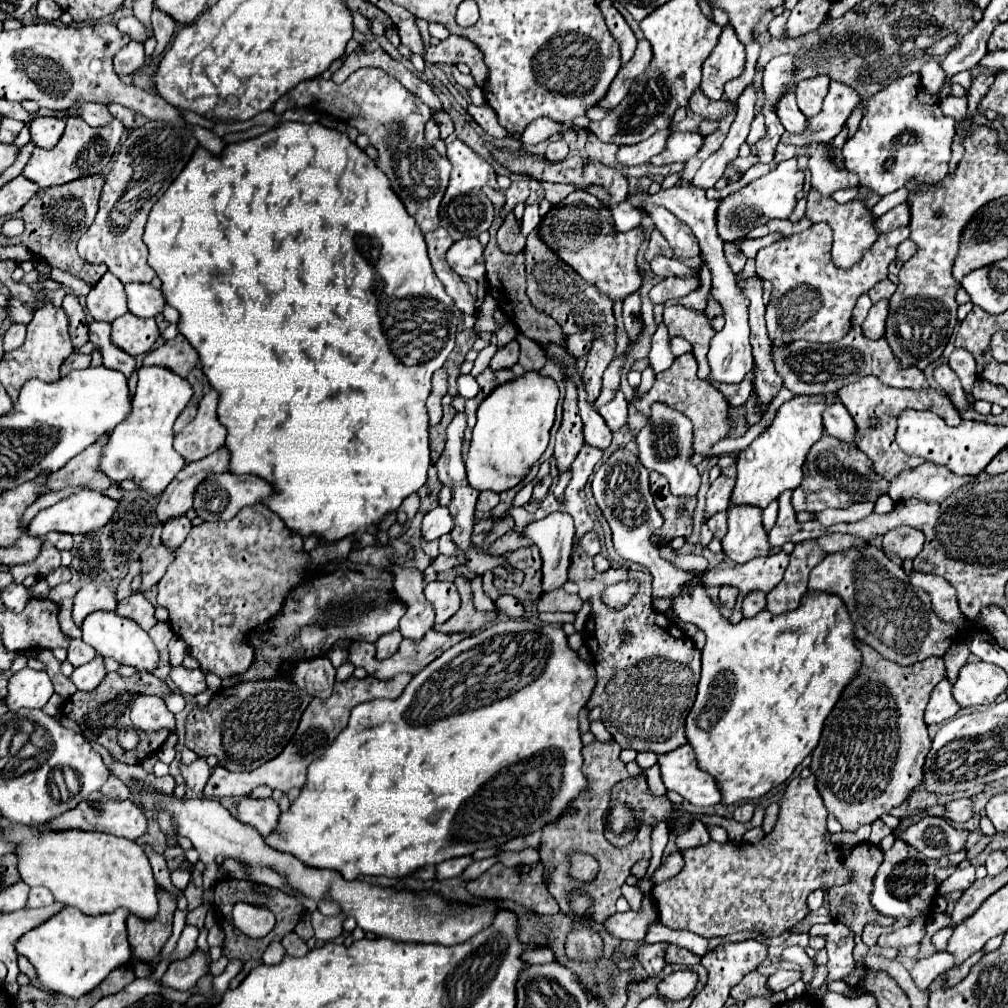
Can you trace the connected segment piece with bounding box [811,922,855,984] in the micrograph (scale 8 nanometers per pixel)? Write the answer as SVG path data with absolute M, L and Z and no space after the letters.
M837 922L829 924L817 924L817 932L811 930L811 934L821 934L825 938L825 948L829 954L827 960L827 984L835 980L843 980L849 976L855 968L853 964L853 932L847 926L841 926Z

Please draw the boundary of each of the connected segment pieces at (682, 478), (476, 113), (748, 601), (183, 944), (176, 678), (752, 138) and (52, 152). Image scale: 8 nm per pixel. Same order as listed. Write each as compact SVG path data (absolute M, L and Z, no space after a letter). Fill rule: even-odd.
M661 404L653 406L651 420L637 434L637 448L639 448L641 464L647 470L655 470L669 480L671 494L687 496L687 498L697 496L699 486L701 486L701 476L699 476L697 468L691 466L691 462L689 462L689 458L693 456L691 422L683 414L677 414L675 410L669 410L667 406L661 406Z
M469 104L467 112L473 116L473 120L493 138L507 138L507 130L497 122L497 114L493 112L493 108L489 104L481 104L481 106L475 106L475 104Z
M755 590L743 598L743 616L753 618L761 608L765 608L765 594Z
M185 926L183 932L181 932L181 938L177 942L177 948L173 952L173 958L171 960L177 960L177 958L185 958L189 956L195 948L197 948L197 936L199 936L199 930L195 926Z
M183 666L173 668L171 670L171 678L175 682L175 686L181 690L181 694L199 694L203 690L207 690L207 682L205 682L205 672L203 670L185 670Z
M757 112L755 120L753 120L753 126L751 126L751 134L747 138L747 144L749 146L755 146L759 140L765 138L765 122L763 122L763 114Z
M67 118L67 128L61 136L61 140L49 148L37 148L29 160L29 164L25 166L23 174L37 182L41 188L49 188L49 186L57 186L57 184L67 184L71 180L83 178L83 176L93 176L93 174L101 174L103 168L109 164L115 148L121 142L121 136L125 132L125 126L121 120L113 118L109 124L93 128L89 126L83 118Z

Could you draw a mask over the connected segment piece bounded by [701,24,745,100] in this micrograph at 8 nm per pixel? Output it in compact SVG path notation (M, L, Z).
M731 24L723 28L719 44L703 64L701 90L711 100L723 98L723 84L737 78L745 70L745 46L737 42L737 34Z

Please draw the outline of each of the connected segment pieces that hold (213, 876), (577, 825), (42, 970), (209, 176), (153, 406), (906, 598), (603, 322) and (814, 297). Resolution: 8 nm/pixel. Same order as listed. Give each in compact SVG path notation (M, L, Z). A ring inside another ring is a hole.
M131 780L131 786L135 786L133 794L139 794L141 798L141 808L147 812L169 812L173 824L177 826L181 836L187 836L193 842L193 848L199 852L199 860L207 864L203 872L203 888L205 888L205 898L203 904L211 904L213 896L213 886L217 880L217 856L239 860L243 864L249 864L253 868L269 868L277 872L291 890L301 892L305 898L311 898L315 902L321 900L331 900L341 906L341 910L347 916L353 916L357 920L357 926L363 928L365 932L375 932L375 936L391 938L391 940L405 940L405 942L435 942L443 946L453 946L459 942L469 940L477 932L485 930L489 922L493 920L495 910L499 908L495 902L483 902L477 904L469 910L449 910L447 902L437 896L437 894L427 894L427 892L409 892L409 890L393 890L393 888L383 888L375 886L369 882L353 880L345 882L343 876L337 870L321 870L321 868L311 868L297 860L289 852L273 850L253 826L247 826L245 822L233 818L233 814L221 806L217 800L209 798L179 798L175 794L165 794L159 790L147 790L145 782L141 780Z
M591 742L589 746L583 746L583 774L589 778L589 794L577 798L577 802L573 802L573 808L569 814L565 814L565 818L561 818L561 822L553 824L553 826L545 826L543 836L541 836L541 860L545 862L547 868L553 868L551 878L549 878L549 892L551 896L559 902L561 912L565 912L569 918L573 918L571 910L569 910L569 892L573 890L577 892L587 892L595 906L589 910L591 918L597 924L605 924L607 918L615 912L615 902L621 896L621 884L627 880L627 876L631 874L631 868L635 866L635 862L639 860L651 860L651 826L639 826L637 838L623 848L613 846L611 842L607 842L607 838L603 836L601 830L601 822L603 822L603 814L609 806L609 798L611 798L611 788L619 782L625 780L629 774L625 770L625 764L619 760L619 752L621 746L617 742ZM573 852L581 852L581 854L589 854L599 862L599 874L595 880L591 882L580 883L577 878L569 876L567 866L569 864L569 854Z
M67 906L49 918L43 926L33 928L29 934L17 940L17 952L27 956L37 968L39 982L69 998L81 998L89 990L97 988L109 972L127 966L131 962L131 948L127 942L127 916L129 910L121 908L113 914L87 916L81 910Z
M285 122L251 140L227 144L219 156L199 146L187 166L181 170L179 178L155 202L145 226L143 240L149 248L149 266L163 282L167 304L181 314L177 326L179 332L185 334L191 346L199 352L201 366L205 376L209 378L211 388L221 392L217 414L221 424L227 426L225 444L231 450L229 472L257 474L269 484L273 484L277 492L281 490L277 498L269 498L269 502L265 504L273 512L277 512L291 530L297 530L301 536L317 534L325 542L333 542L347 534L355 534L361 540L361 546L375 544L373 524L377 524L387 512L399 508L409 494L417 492L425 484L427 468L431 462L427 434L429 418L425 410L425 400L431 392L431 376L443 366L449 350L443 350L435 358L419 362L415 366L407 366L397 360L383 334L373 282L381 278L387 296L423 296L435 300L439 306L453 304L439 278L433 274L421 228L407 214L403 202L391 190L389 178L377 168L375 160L371 160L355 142L347 138L347 134L325 128L321 124Z
M165 366L139 368L139 382L133 394L133 414L121 422L109 436L101 470L111 480L133 480L149 494L161 494L167 484L185 466L185 460L173 448L173 424L193 396L193 386Z
M865 544L863 548L849 548L843 552L833 552L827 554L809 574L809 590L823 590L823 592L833 592L841 596L849 608L849 614L855 622L855 634L861 642L869 644L875 648L883 658L897 662L901 666L909 666L915 662L921 662L929 656L943 656L951 642L957 638L957 628L953 624L947 624L931 612L927 606L927 594L915 586L911 586L909 578L905 576L903 568L895 564L887 554L873 546Z
M537 230L527 236L527 246L523 250L527 260L527 296L533 306L545 314L549 314L559 326L591 326L595 334L589 360L583 372L583 384L587 390L587 400L593 402L601 390L601 376L615 354L615 316L613 304L601 292L595 290L589 282L585 282L569 264L561 262L557 254L553 254L537 236Z
M825 222L813 224L811 228L807 228L805 232L793 234L789 238L783 238L771 246L765 246L757 252L757 274L763 280L771 280L773 284L773 294L771 294L771 302L767 304L767 312L765 312L765 322L767 322L767 330L769 330L769 338L777 340L781 344L791 342L791 340L811 340L811 342L839 342L849 330L851 330L851 310L857 302L857 298L861 294L865 294L873 284L877 284L879 280L887 278L887 266L891 260L895 260L895 250L897 246L909 238L909 228L897 228L891 230L887 234L879 234L877 242L871 246L871 250L863 256L863 260L853 266L851 270L843 272L839 268L833 266L831 262L831 248L833 243L833 232ZM831 270L831 276L835 280L827 280L825 272Z

